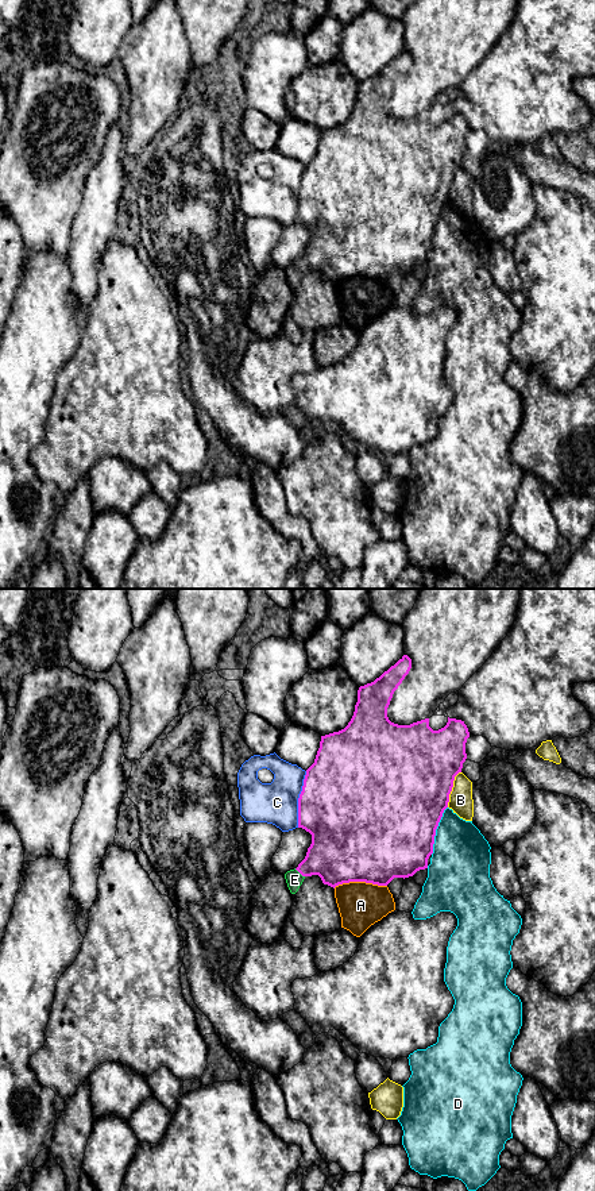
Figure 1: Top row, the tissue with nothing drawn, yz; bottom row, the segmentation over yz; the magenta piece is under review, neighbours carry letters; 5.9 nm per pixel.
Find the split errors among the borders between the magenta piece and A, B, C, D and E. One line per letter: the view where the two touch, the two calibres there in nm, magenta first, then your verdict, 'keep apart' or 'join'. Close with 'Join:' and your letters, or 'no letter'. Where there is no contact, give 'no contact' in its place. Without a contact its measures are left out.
A: yz | 500/280 nm | keep apart
B: yz | 500/140 nm | keep apart
C: yz | 500/260 nm | keep apart
D: yz | 500/360 nm | keep apart
E: yz | 340/100 nm | join
Join: E

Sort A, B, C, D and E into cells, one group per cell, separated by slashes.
A / B / C / D / E

